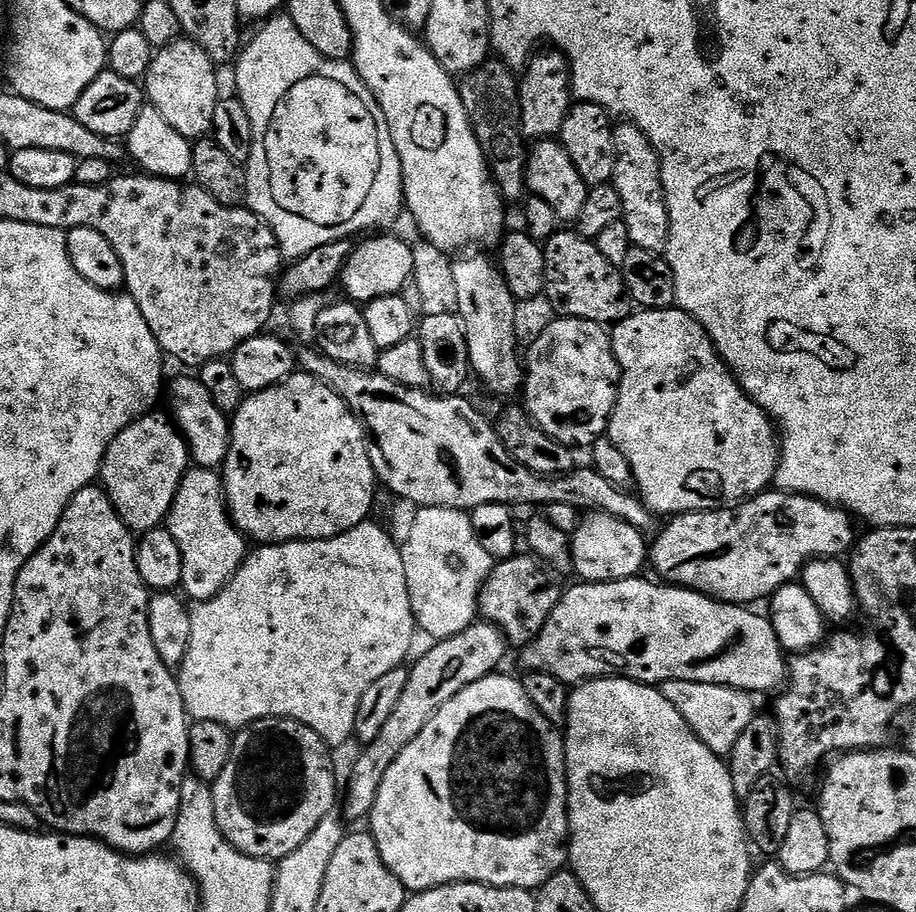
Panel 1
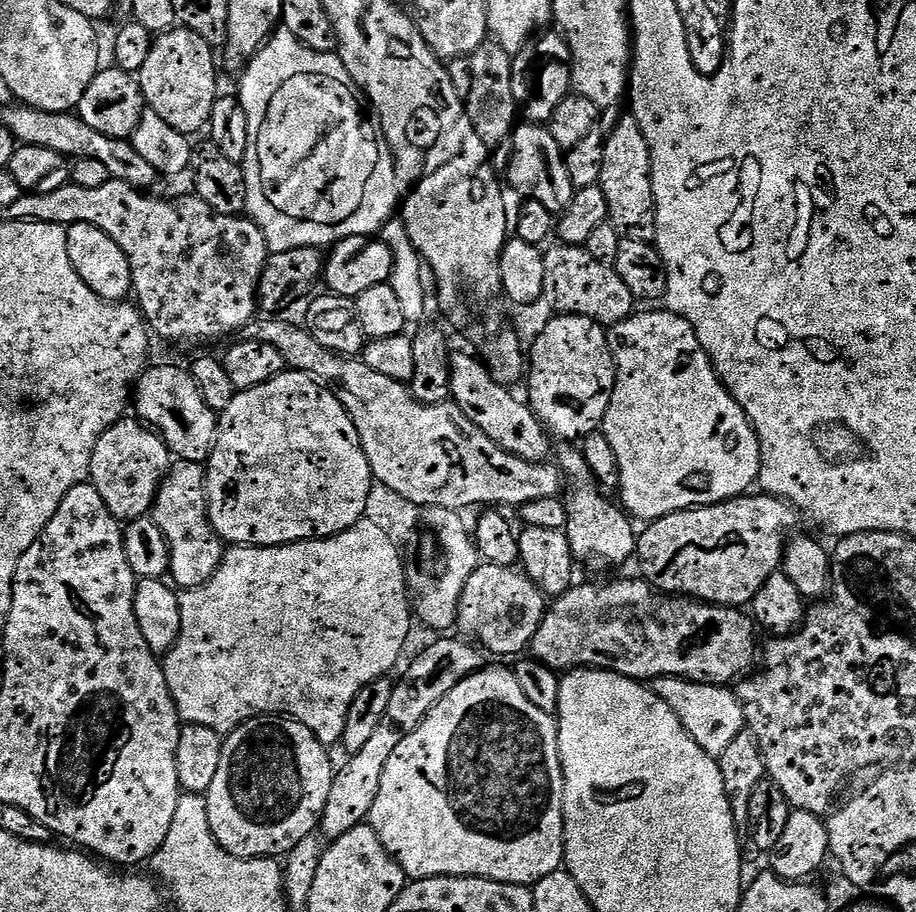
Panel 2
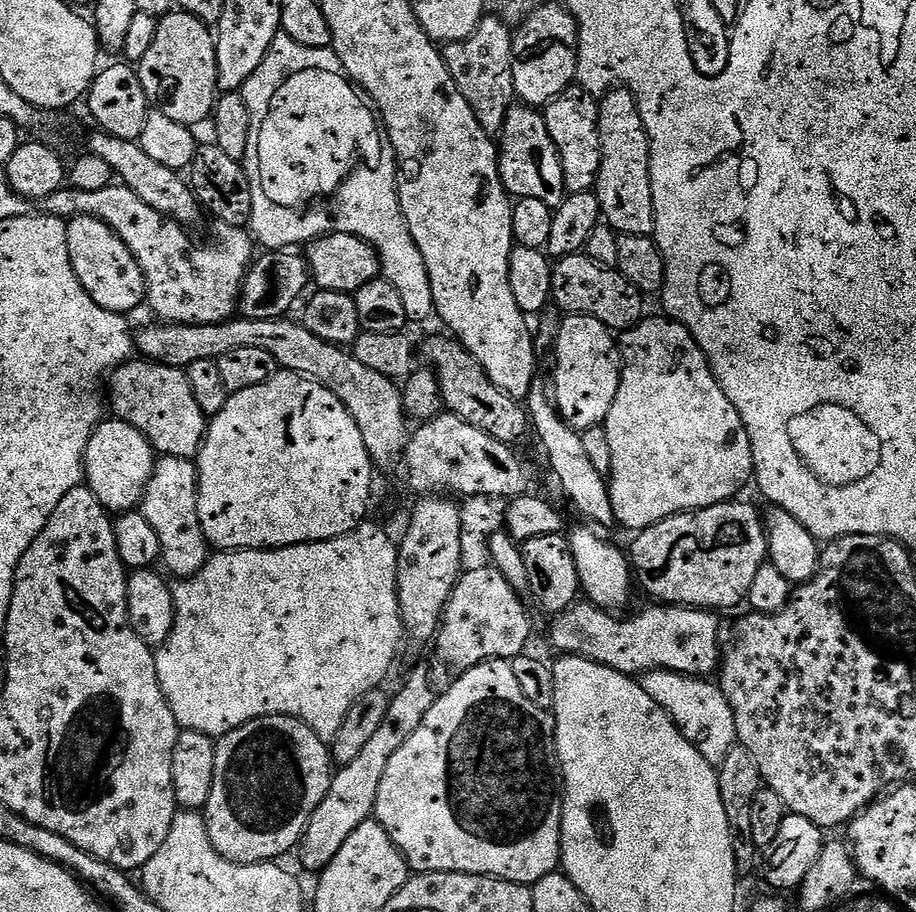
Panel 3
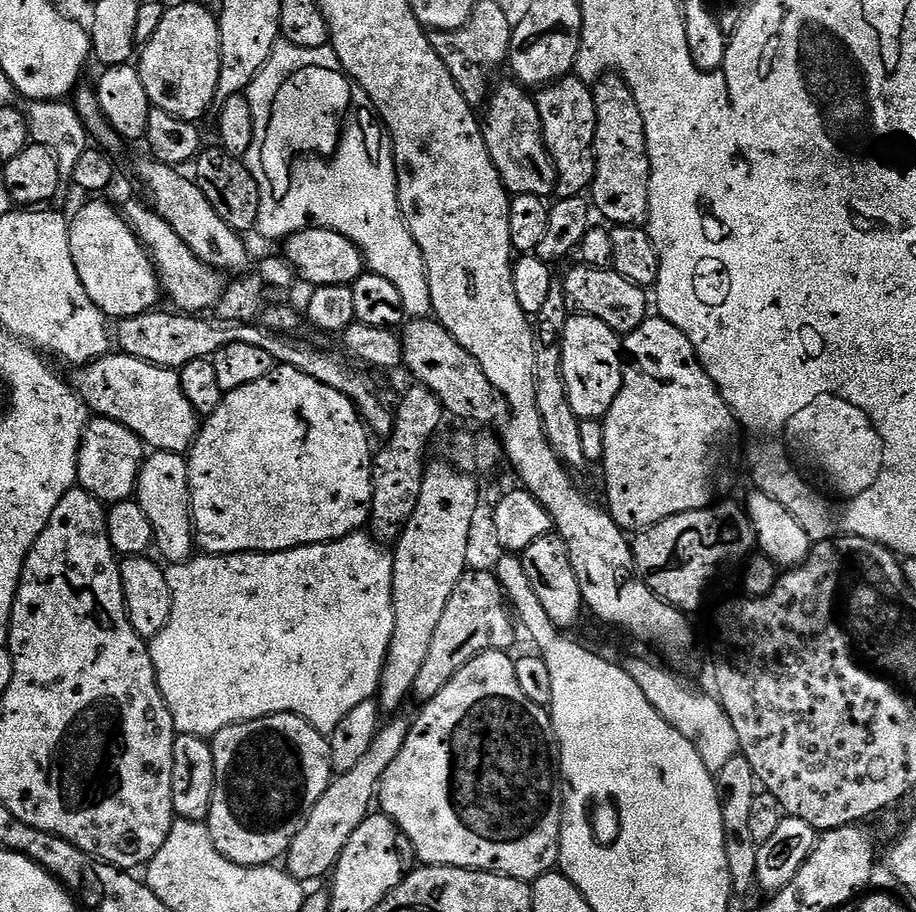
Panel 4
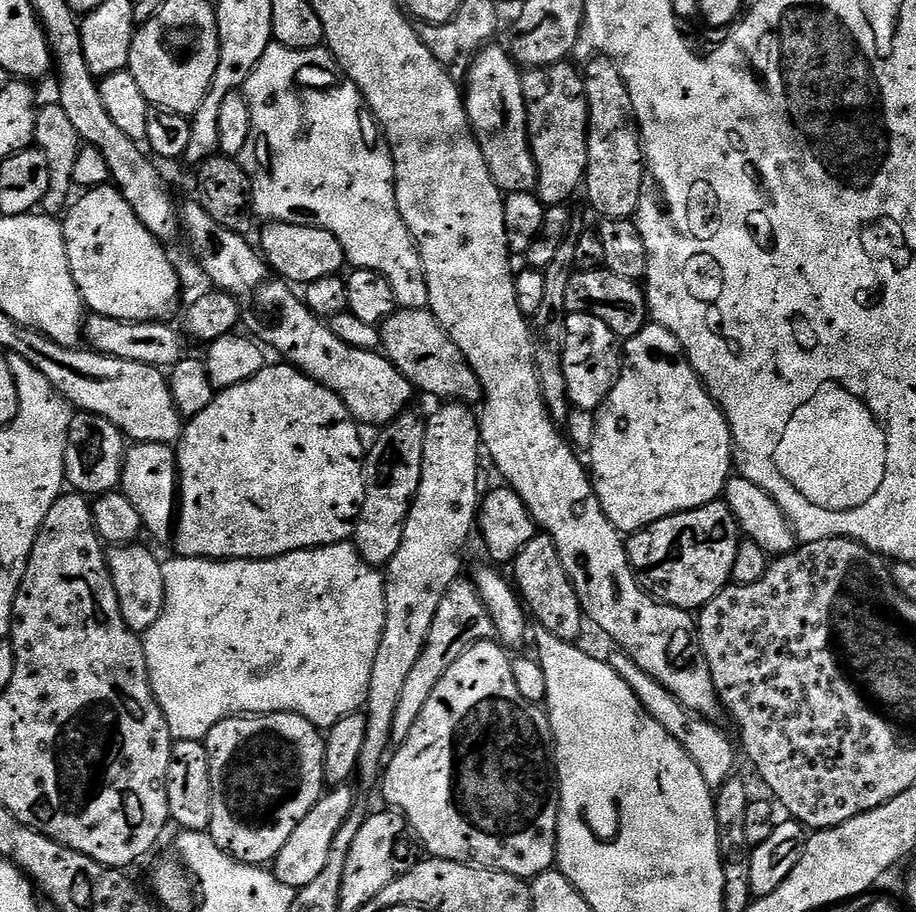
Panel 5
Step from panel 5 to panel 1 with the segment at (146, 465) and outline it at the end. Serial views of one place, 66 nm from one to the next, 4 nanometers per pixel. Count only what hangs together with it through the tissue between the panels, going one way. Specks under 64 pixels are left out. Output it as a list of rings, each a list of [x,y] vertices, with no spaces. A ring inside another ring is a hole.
[[[189,467],[168,512],[166,527],[174,534],[178,550],[182,550],[180,588],[192,602],[218,595],[232,581],[250,551],[249,541],[232,524],[228,501],[224,498],[224,481],[215,468]]]

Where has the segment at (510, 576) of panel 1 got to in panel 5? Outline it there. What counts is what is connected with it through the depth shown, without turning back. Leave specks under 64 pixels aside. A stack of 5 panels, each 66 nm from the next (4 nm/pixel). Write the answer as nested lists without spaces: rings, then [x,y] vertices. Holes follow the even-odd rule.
[[[467,578],[455,580],[450,590],[446,590],[442,602],[438,602],[438,614],[434,614],[434,626],[430,626],[426,646],[418,657],[418,663],[410,669],[410,675],[404,683],[394,713],[393,745],[402,745],[406,742],[406,738],[410,738],[410,730],[414,730],[414,722],[418,722],[418,714],[422,714],[422,706],[426,706],[430,694],[434,694],[434,686],[442,682],[442,674],[446,674],[446,670],[450,670],[450,666],[454,666],[454,662],[462,658],[467,648],[483,640],[491,640],[495,636],[496,627],[475,583]]]

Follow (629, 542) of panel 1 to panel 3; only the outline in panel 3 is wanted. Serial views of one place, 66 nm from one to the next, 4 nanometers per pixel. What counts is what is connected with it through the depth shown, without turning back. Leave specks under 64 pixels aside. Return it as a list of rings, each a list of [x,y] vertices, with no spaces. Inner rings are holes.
[[[537,378],[532,381],[526,397],[526,407],[531,431],[534,436],[536,432],[537,438],[540,439],[540,444],[544,447],[545,454],[548,455],[548,464],[552,467],[552,472],[556,475],[561,490],[568,495],[569,502],[576,507],[577,514],[585,516],[588,519],[585,521],[596,526],[601,526],[600,524],[615,525],[617,523],[616,514],[610,502],[608,480],[602,474],[598,474],[598,470],[594,470],[594,465],[590,463],[586,449],[582,447],[580,432],[560,417],[560,410],[556,406],[547,379]]]

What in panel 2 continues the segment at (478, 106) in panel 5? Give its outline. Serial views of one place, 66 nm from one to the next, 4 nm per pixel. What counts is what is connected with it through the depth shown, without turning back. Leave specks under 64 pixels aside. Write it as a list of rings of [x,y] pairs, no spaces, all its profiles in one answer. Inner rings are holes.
[[[520,122],[512,132],[512,156],[506,169],[507,187],[524,200],[542,202],[554,214],[565,212],[574,198],[577,186],[570,178],[564,151],[558,146],[551,127],[540,122]]]

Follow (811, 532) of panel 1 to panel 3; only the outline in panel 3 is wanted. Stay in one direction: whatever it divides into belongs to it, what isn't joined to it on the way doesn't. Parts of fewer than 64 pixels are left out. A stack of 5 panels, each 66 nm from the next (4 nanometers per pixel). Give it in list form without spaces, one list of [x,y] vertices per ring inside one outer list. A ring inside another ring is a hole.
[[[737,498],[709,508],[697,508],[694,512],[677,512],[675,516],[643,529],[630,551],[630,564],[639,587],[641,584],[652,595],[653,601],[665,606],[721,610],[736,608],[740,603],[743,605],[759,568],[769,559],[769,554],[765,517],[754,505],[742,501]]]

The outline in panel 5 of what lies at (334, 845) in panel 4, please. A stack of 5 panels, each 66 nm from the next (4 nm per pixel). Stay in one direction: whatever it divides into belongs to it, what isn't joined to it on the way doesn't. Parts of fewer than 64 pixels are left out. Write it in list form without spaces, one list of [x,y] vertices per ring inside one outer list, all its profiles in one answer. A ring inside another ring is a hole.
[[[336,786],[325,791],[314,806],[314,810],[310,810],[310,814],[306,814],[306,818],[298,822],[298,827],[294,829],[294,834],[290,834],[286,846],[278,850],[270,871],[278,882],[282,882],[282,886],[299,890],[310,886],[310,882],[314,882],[314,878],[322,874],[326,858],[330,858],[334,837],[338,834],[338,830],[342,830],[342,822],[346,822],[350,810],[358,802],[357,793],[355,791],[352,793],[350,789],[351,787],[348,786]]]

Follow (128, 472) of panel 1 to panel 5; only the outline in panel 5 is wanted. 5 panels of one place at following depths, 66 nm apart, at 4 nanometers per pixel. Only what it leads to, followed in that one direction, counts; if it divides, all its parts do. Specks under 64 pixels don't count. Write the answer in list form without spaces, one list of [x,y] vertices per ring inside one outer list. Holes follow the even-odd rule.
[[[77,411],[70,422],[66,442],[64,479],[67,487],[85,498],[117,491],[124,469],[125,451],[126,437],[118,430],[118,426],[114,426],[114,422],[89,412]]]

